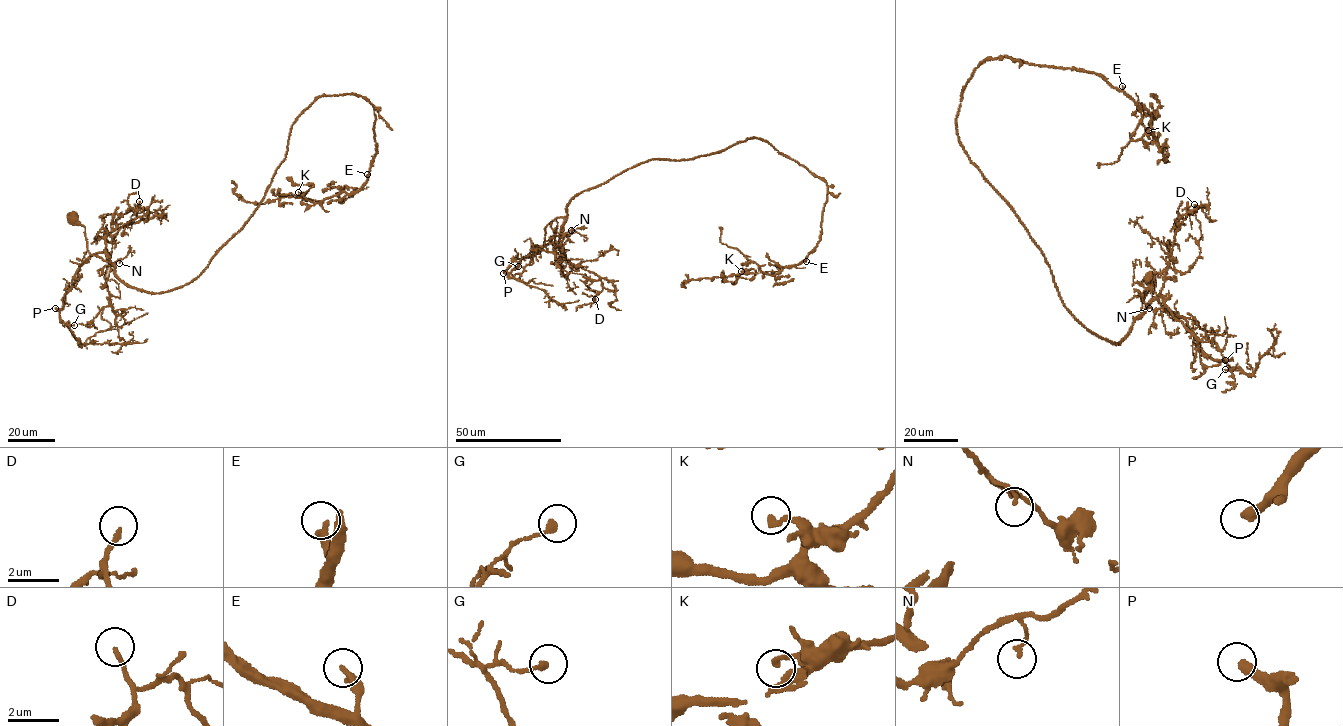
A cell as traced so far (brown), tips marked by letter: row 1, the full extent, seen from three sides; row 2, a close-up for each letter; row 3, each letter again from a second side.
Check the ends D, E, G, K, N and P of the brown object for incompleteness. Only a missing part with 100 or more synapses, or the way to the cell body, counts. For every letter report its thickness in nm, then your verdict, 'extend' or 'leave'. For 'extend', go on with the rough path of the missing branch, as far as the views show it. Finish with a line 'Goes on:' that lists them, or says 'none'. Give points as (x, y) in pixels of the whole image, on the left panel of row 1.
D: 170 nm | leave
E: 300 nm | leave
G: 240 nm | leave
K: 220 nm | leave
N: 140 nm | leave
P: 360 nm | extend | (55, 308), (63, 309), (82, 322), (89, 321), (103, 328), (116, 326), (137, 313), (144, 314), (148, 320)
Goes on: P

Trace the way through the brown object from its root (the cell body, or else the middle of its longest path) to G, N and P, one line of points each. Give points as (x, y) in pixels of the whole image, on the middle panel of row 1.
G: (535, 248), (545, 245), (545, 227), (563, 218), (557, 242), (532, 257), (515, 259), (505, 271), (518, 266)
N: (535, 248), (534, 246), (544, 246), (544, 228), (555, 219), (563, 218), (560, 246), (565, 234), (571, 230)
P: (535, 248), (545, 245), (545, 227), (563, 218), (557, 242), (543, 246), (532, 257), (515, 259), (503, 273)

